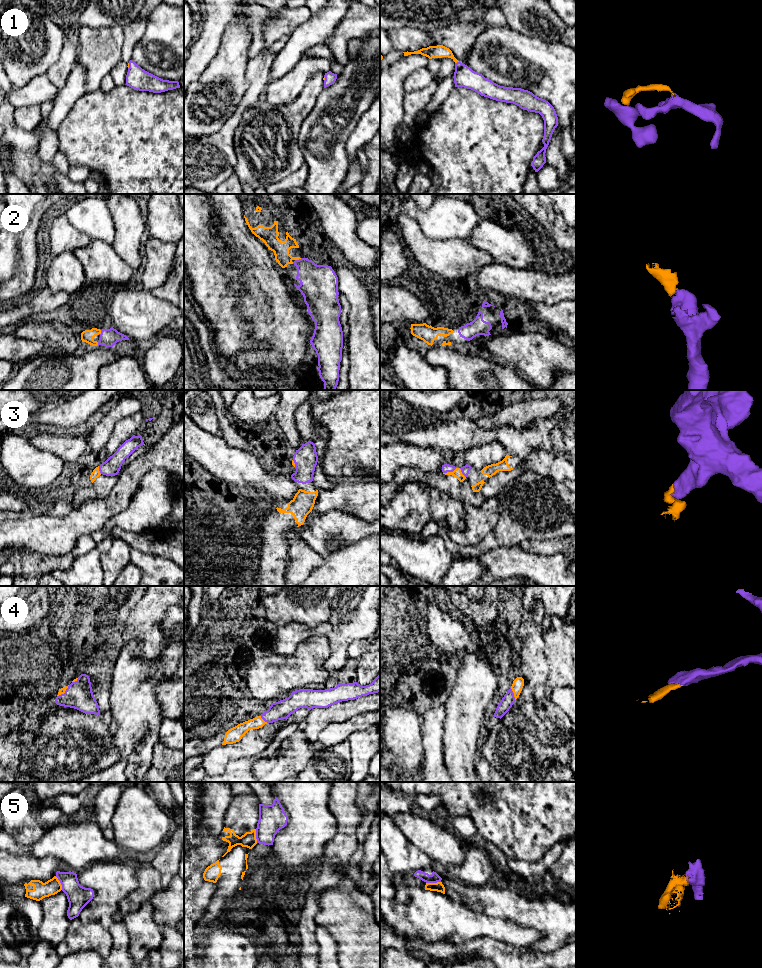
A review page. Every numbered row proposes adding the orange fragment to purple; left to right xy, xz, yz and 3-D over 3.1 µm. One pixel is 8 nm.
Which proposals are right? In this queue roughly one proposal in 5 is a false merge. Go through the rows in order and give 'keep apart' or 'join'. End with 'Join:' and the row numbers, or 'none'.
1: join
2: join
3: join
4: join
5: keep apart
Join: 1, 2, 3, 4

